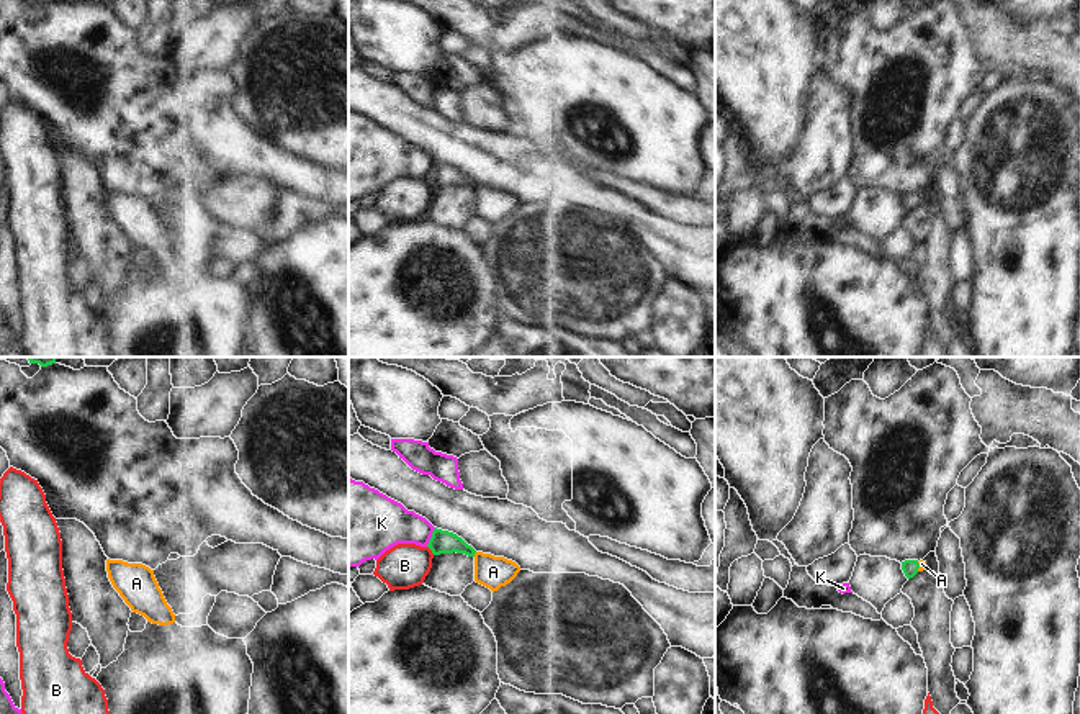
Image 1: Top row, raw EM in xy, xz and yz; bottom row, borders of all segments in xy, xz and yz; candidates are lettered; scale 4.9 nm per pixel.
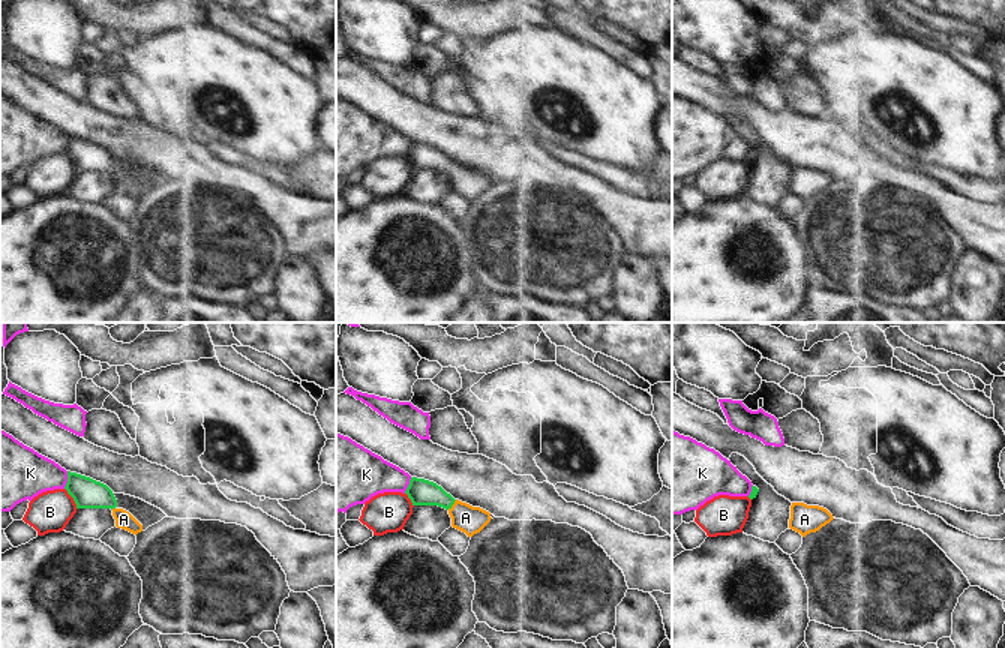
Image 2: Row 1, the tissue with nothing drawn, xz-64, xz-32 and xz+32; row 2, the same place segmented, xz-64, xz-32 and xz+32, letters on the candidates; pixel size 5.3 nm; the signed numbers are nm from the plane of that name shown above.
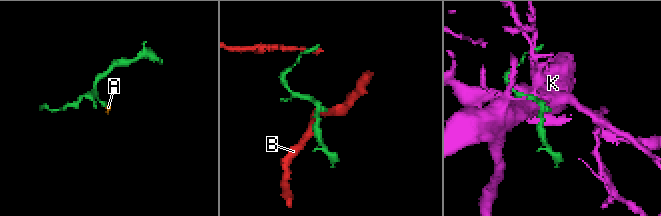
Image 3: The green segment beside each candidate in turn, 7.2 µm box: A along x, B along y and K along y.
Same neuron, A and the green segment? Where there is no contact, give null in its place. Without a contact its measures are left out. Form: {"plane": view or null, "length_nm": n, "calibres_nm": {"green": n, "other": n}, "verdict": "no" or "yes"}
{"plane": "xz", "length_nm": 30, "calibres_nm": {"green": 110, "other": 160}, "verdict": "yes"}

